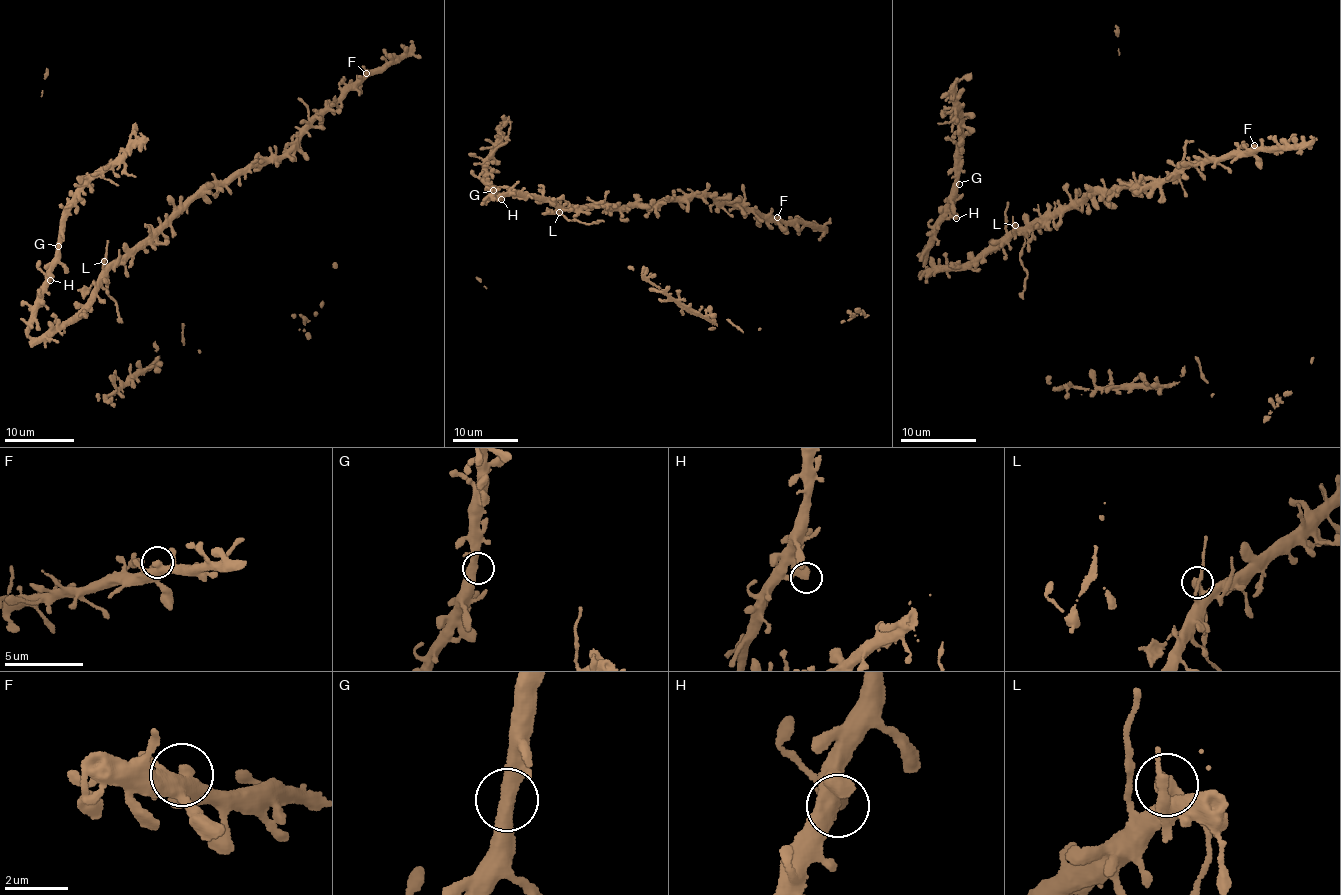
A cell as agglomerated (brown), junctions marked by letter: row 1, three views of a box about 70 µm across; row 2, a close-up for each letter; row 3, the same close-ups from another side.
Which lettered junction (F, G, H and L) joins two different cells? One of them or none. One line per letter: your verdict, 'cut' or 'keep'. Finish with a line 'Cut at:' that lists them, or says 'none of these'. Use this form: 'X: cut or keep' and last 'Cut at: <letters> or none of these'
F: keep
G: keep
H: keep
L: cut
Cut at: L

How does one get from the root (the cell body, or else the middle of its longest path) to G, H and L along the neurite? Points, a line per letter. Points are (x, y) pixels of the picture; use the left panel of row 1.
G: (107, 283), (104, 263), (94, 290), (75, 316), (39, 337), (31, 337), (28, 322), (58, 246)
H: (107, 283), (104, 263), (94, 290), (75, 316), (39, 337), (31, 337), (28, 322), (50, 280)
L: (107, 283), (104, 260)

